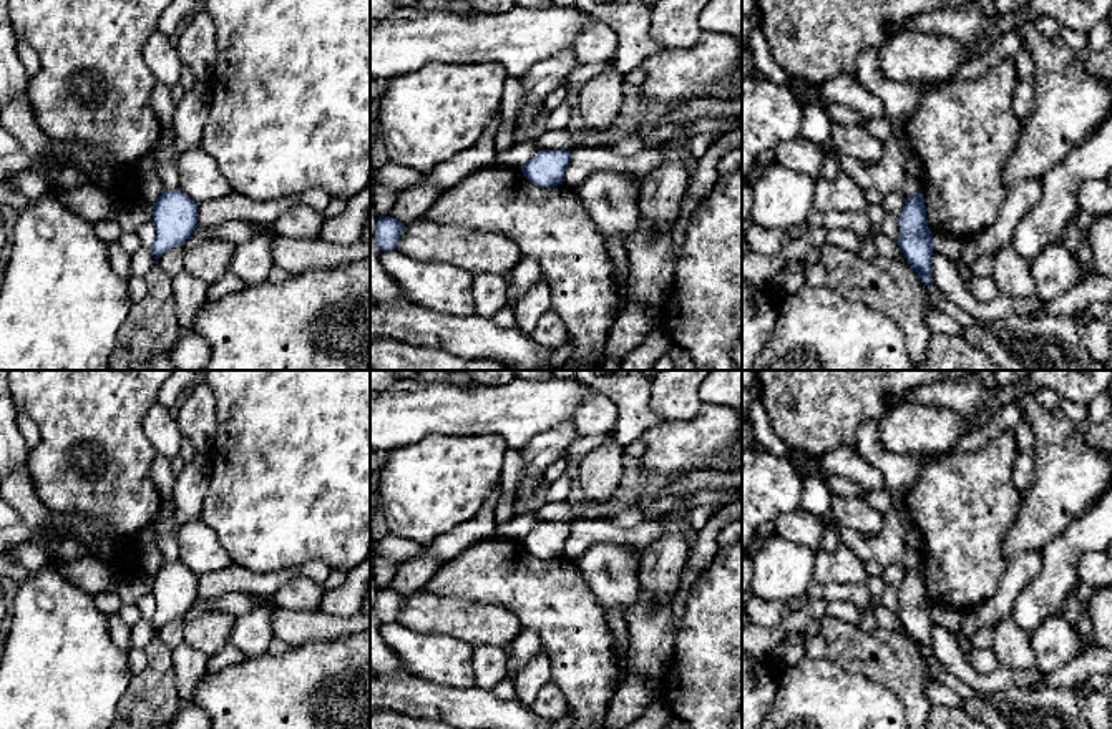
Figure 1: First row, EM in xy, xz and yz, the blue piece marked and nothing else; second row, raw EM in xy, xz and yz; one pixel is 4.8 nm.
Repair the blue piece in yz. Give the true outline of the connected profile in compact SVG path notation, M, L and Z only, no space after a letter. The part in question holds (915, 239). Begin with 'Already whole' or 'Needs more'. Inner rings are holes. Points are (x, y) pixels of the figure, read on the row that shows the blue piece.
Already whole. M921 191L906 198L898 216L898 246L924 286L933 286L931 254L933 232L928 228L926 206Z

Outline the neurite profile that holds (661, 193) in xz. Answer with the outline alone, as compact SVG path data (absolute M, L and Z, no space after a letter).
M680 133L671 138L662 148L664 161L641 181L639 214L656 231L666 231L680 214L690 179L685 166L690 158L687 148L690 136Z

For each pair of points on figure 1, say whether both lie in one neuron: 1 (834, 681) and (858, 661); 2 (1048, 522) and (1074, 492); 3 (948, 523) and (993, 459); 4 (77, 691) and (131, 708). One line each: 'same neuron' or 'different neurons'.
1: different neurons
2: same neuron
3: same neuron
4: different neurons

